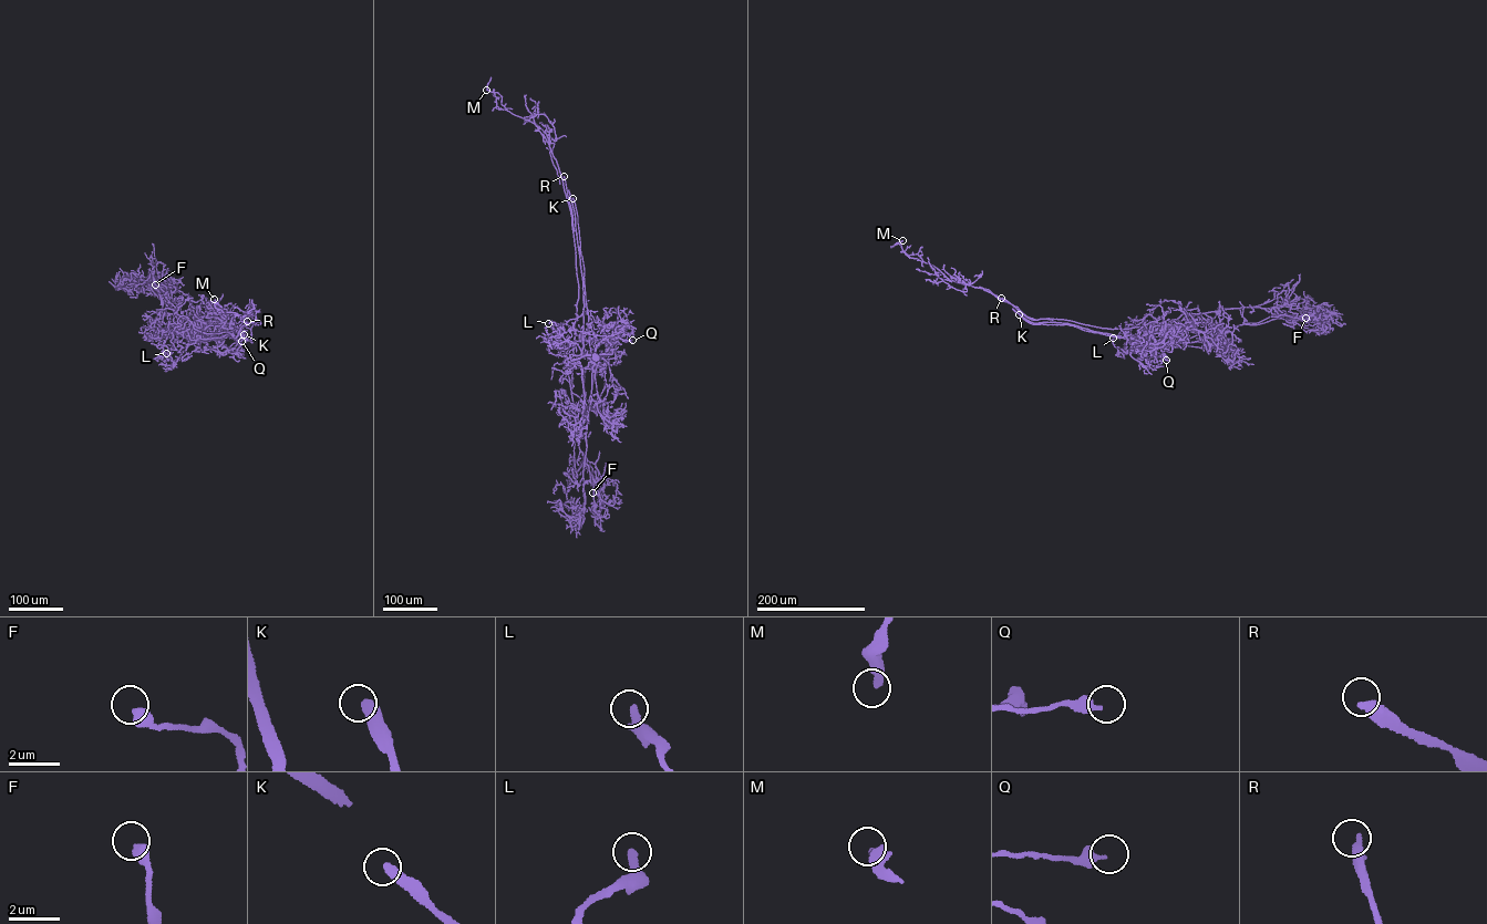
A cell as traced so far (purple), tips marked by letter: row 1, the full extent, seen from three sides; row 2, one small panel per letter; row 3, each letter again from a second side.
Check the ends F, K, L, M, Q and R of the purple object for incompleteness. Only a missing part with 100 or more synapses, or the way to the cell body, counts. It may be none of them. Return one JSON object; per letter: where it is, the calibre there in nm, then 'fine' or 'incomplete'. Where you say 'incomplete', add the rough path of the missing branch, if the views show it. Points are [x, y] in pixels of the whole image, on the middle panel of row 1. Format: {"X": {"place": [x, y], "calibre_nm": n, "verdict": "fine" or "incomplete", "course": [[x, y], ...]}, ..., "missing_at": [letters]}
{"F": {"place": [592, 492], "calibre_nm": 420, "verdict": "fine"}, "K": {"place": [572, 198], "calibre_nm": 380, "verdict": "fine"}, "L": {"place": [548, 323], "calibre_nm": 360, "verdict": "fine"}, "M": {"place": [486, 90], "calibre_nm": 400, "verdict": "fine"}, "Q": {"place": [632, 340], "calibre_nm": 400, "verdict": "fine"}, "R": {"place": [564, 176], "calibre_nm": 400, "verdict": "fine"}, "missing_at": []}

